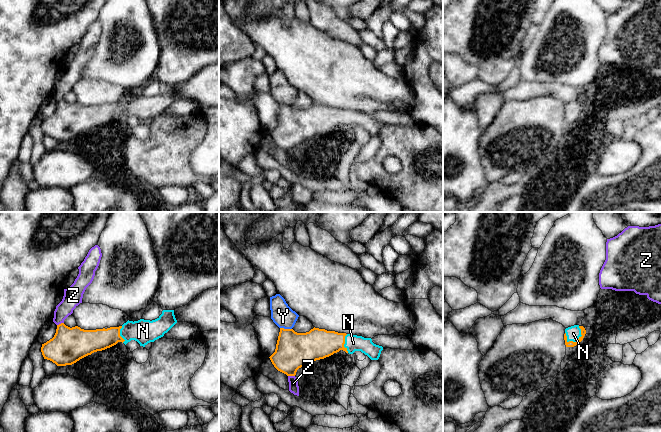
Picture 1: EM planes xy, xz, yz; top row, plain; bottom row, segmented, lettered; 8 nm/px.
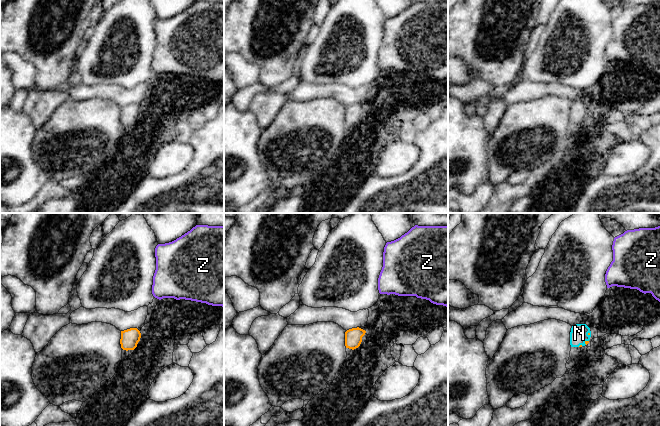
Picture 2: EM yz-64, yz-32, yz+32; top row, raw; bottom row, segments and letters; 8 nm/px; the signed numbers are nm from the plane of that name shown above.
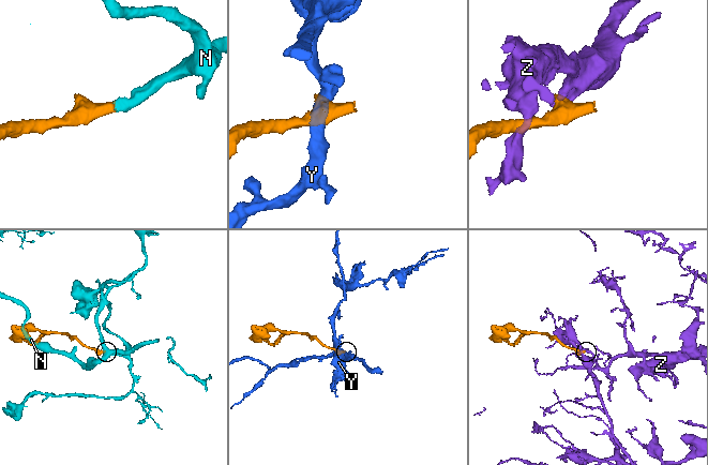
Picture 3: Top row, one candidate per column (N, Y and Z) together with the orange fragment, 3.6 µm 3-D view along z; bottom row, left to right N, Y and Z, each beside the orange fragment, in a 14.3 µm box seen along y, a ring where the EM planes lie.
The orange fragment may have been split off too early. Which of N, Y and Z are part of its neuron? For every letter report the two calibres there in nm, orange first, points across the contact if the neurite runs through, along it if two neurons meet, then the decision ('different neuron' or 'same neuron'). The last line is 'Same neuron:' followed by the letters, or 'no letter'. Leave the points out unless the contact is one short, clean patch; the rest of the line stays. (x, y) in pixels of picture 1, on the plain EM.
N: 50 nm thick on the orange side, 120 nm on the other; runs through yz (568, 120), (579, 114), (573, 109); same neuron
Y: 300 nm thick on the orange side, 180 nm on the other; border along xz (280, 103), (291, 105); different neuron
Z: 280 nm thick on the orange side, 150 nm on the other; border along xy (63, 98), (57, 101); different neuron
Same neuron: N

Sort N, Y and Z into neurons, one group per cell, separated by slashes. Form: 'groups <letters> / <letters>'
groups N / Y / Z

